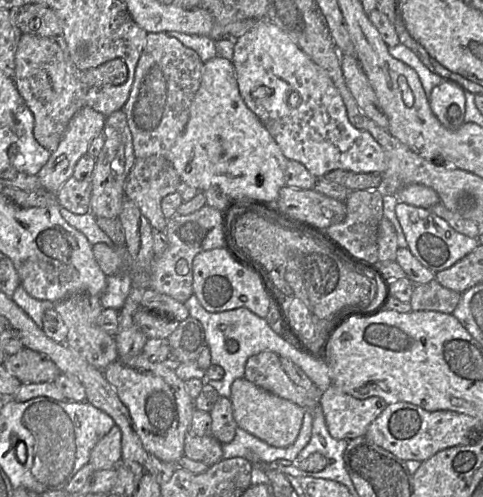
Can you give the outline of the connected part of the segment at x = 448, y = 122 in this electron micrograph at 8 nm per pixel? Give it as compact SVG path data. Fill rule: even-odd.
M450 80L435 86L428 101L433 114L447 129L456 130L464 123L465 90Z

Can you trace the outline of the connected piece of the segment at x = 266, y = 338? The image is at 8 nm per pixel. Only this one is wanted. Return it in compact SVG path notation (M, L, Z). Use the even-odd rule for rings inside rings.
M194 294L187 299L184 305L188 308L189 315L199 320L204 328L206 343L210 349L211 363L224 369L222 379L207 379L221 397L230 397L233 381L244 377L248 358L263 351L272 351L280 357L290 359L321 391L325 391L332 385L331 371L326 362L319 361L317 357L290 340L285 334L275 333L265 318L257 316L248 308L240 307L223 312L210 312L200 304Z

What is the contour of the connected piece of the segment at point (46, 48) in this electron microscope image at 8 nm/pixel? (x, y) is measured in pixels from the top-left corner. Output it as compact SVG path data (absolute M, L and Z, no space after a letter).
M22 34L15 53L15 70L13 80L34 116L33 135L36 141L50 152L54 152L71 119L83 107L89 87L86 87L73 73L73 66L68 60L63 43L57 38L40 37L34 34Z

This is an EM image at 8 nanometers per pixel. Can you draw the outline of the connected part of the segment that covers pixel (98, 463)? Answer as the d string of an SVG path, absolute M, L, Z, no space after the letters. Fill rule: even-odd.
M114 425L93 447L89 463L91 463L95 471L119 465L122 458L121 438L120 428Z

